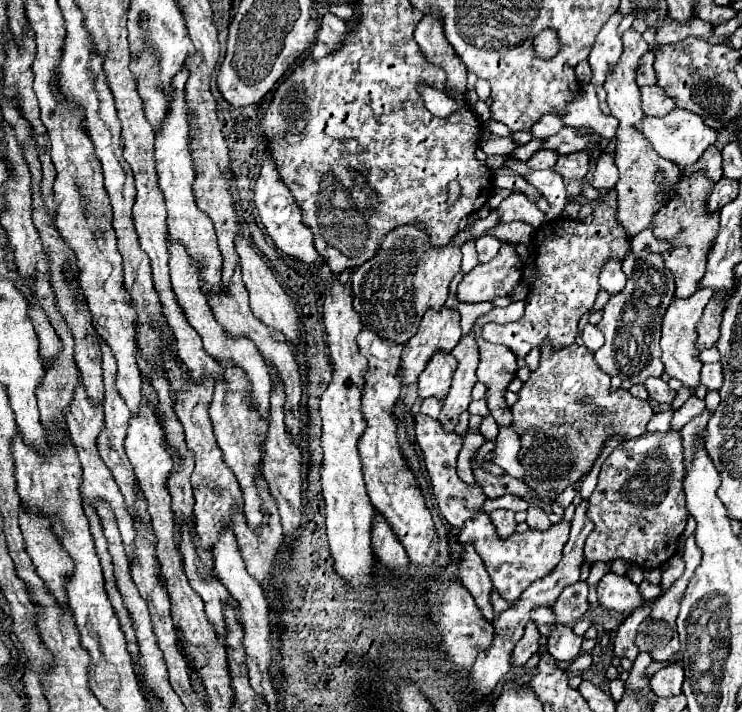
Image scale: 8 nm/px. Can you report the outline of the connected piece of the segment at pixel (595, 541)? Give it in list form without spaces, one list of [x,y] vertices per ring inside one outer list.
[[[647,432],[621,442],[603,462],[597,488],[587,502],[587,516],[591,516],[595,528],[585,540],[585,560],[607,564],[621,558],[651,570],[673,558],[689,518],[681,486],[683,476],[679,432]]]

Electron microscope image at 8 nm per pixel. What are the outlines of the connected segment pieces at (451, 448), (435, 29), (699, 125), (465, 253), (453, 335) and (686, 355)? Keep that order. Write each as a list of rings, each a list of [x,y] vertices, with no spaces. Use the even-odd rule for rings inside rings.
[[[417,414],[415,416],[415,432],[417,432],[417,442],[419,442],[419,448],[423,450],[423,460],[425,460],[425,468],[427,468],[427,474],[429,474],[429,482],[431,482],[431,488],[433,488],[433,496],[437,500],[437,506],[439,506],[439,512],[441,516],[455,528],[461,528],[465,524],[467,518],[475,516],[481,512],[481,506],[485,502],[485,496],[483,496],[483,490],[479,488],[479,484],[475,486],[467,486],[465,482],[459,480],[457,476],[457,470],[455,470],[455,464],[457,464],[457,456],[459,456],[459,450],[461,450],[461,436],[457,434],[445,434],[439,426],[437,420],[429,418],[429,416],[423,416],[423,414]]]
[[[425,14],[423,20],[415,28],[415,42],[423,50],[425,58],[441,66],[447,72],[447,82],[455,92],[465,94],[465,84],[467,84],[467,68],[465,64],[457,58],[457,52],[451,48],[451,44],[445,38],[443,32],[443,22],[439,14]]]
[[[671,110],[669,116],[661,116],[661,118],[645,116],[645,120],[637,124],[637,128],[643,130],[643,136],[651,142],[653,150],[659,156],[675,162],[679,168],[695,164],[703,156],[703,152],[717,140],[717,132],[705,126],[697,114],[687,110]]]
[[[469,240],[469,242],[465,242],[465,246],[461,248],[461,252],[461,270],[466,274],[478,264],[478,254],[475,248],[475,240]]]
[[[443,308],[441,312],[429,310],[427,316],[423,316],[417,334],[403,348],[399,368],[403,386],[415,384],[427,366],[427,360],[431,360],[435,352],[451,352],[459,338],[459,312],[453,312],[449,308]]]
[[[711,289],[698,290],[693,296],[687,300],[673,300],[671,306],[667,308],[667,314],[663,318],[663,326],[661,326],[661,362],[665,364],[665,372],[671,378],[681,380],[683,386],[691,388],[691,392],[695,392],[699,388],[699,370],[701,370],[701,362],[699,362],[699,350],[695,348],[695,324],[699,322],[703,310],[714,292]]]

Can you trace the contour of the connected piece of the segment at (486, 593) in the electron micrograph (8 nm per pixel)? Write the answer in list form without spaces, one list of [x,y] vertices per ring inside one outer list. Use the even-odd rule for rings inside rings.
[[[463,544],[463,552],[459,556],[459,580],[475,598],[475,604],[481,610],[483,618],[487,622],[493,622],[495,614],[493,614],[493,606],[489,602],[491,590],[493,590],[492,583],[483,566],[483,560],[479,558],[479,554],[475,552],[475,548],[471,544]]]

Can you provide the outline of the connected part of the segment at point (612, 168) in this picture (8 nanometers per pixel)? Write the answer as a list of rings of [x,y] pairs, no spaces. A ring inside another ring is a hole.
[[[603,152],[597,160],[597,168],[593,172],[593,188],[597,190],[609,190],[617,182],[617,166],[613,162],[613,156]]]

